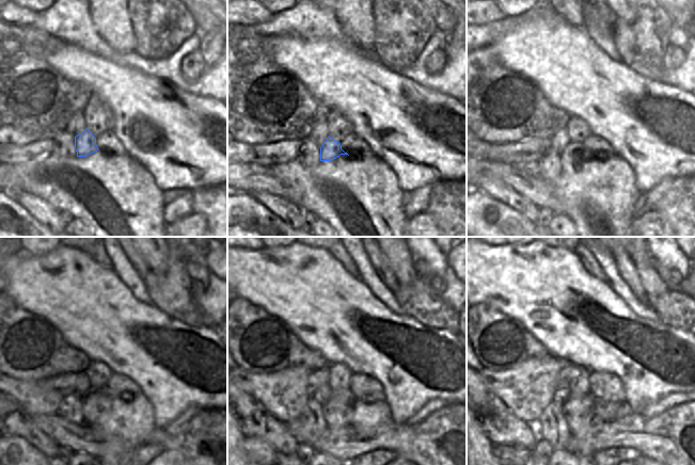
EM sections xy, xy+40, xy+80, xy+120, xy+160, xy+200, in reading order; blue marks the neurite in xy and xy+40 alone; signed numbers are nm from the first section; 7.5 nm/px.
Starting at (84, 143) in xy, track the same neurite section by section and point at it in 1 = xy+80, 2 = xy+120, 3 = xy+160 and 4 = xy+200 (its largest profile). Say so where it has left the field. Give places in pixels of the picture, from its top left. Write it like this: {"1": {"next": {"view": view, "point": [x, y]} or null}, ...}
{"1": {"next": {"view": "xy+80", "point": [573, 155]}}, "2": {"next": {"view": "xy+120", "point": [96, 403]}}, "3": {"next": {"view": "xy+160", "point": [337, 411]}}, "4": {"next": {"view": "xy+200", "point": [579, 414]}}}

